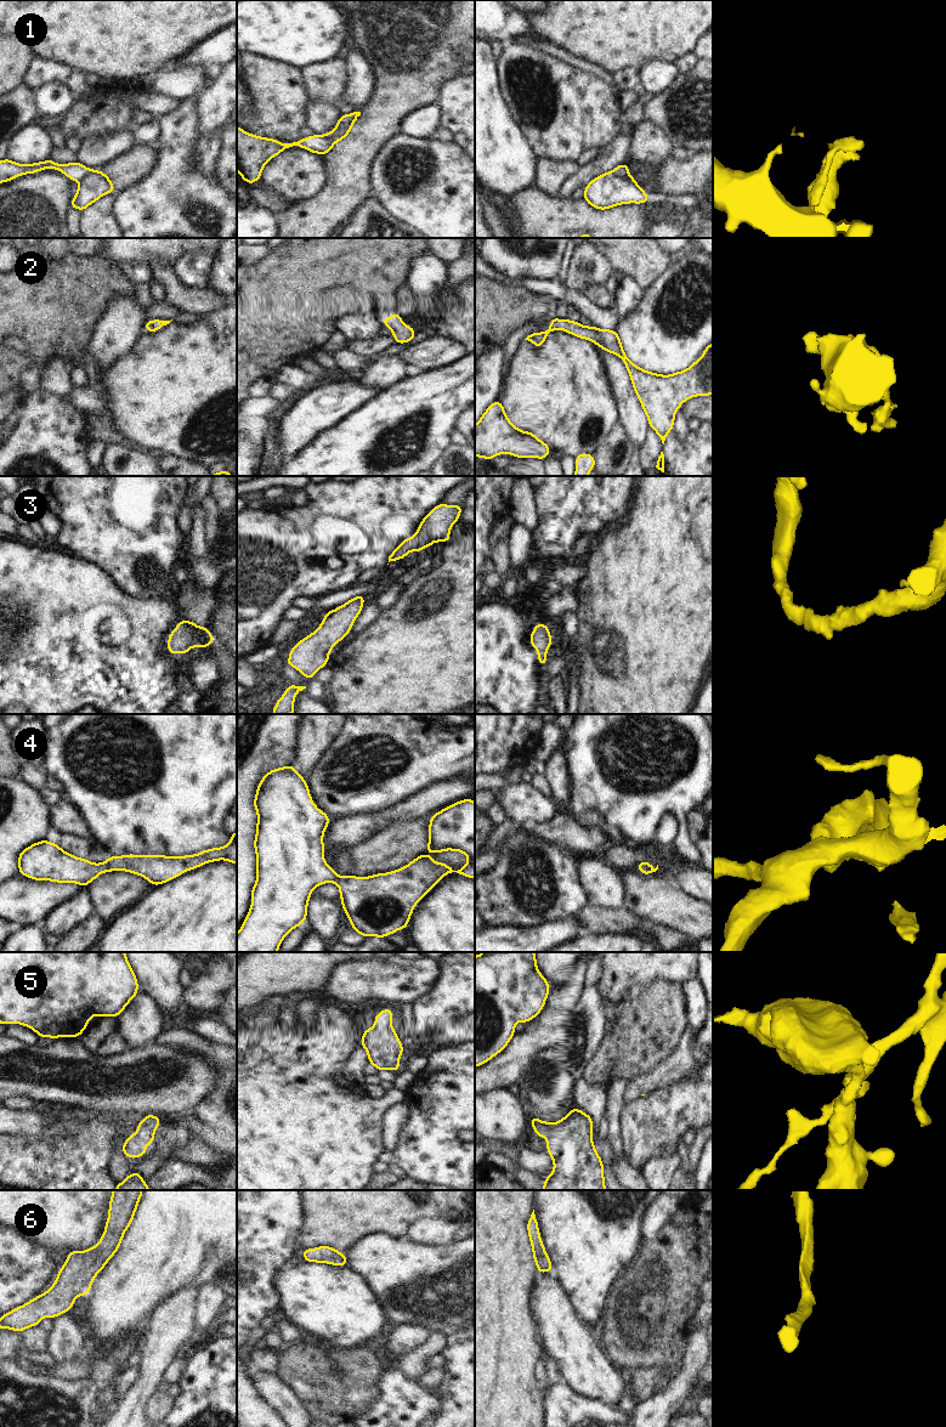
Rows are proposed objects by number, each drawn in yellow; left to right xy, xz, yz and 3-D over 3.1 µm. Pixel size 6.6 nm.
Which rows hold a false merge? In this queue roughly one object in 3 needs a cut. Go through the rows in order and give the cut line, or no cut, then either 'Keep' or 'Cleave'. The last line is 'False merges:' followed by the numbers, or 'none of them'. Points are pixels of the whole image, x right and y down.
1: Split along xy (94, 170), (88, 171), (79, 182). Cleave
2: No split. Keep
3: No split. Keep
4: No split. Keep
5: No split. Keep
6: No split. Keep
False merges: 1

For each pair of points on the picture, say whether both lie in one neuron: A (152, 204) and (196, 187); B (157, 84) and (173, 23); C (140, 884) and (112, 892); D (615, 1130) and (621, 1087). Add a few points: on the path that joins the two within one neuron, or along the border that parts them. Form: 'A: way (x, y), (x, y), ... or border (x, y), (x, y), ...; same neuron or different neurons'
A: way (163, 204), (176, 204), (185, 196); same neuron
B: border (179, 64), (174, 68), (158, 68), (145, 75); different neurons
C: way (132, 887), (119, 889); same neuron
D: way (615, 1119), (616, 1098); same neuron

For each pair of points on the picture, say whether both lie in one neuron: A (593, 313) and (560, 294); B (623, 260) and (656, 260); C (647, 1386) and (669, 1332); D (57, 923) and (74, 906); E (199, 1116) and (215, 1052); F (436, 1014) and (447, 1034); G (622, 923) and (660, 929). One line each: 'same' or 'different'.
A: same
B: same
C: different
D: same
E: same
F: different
G: same

